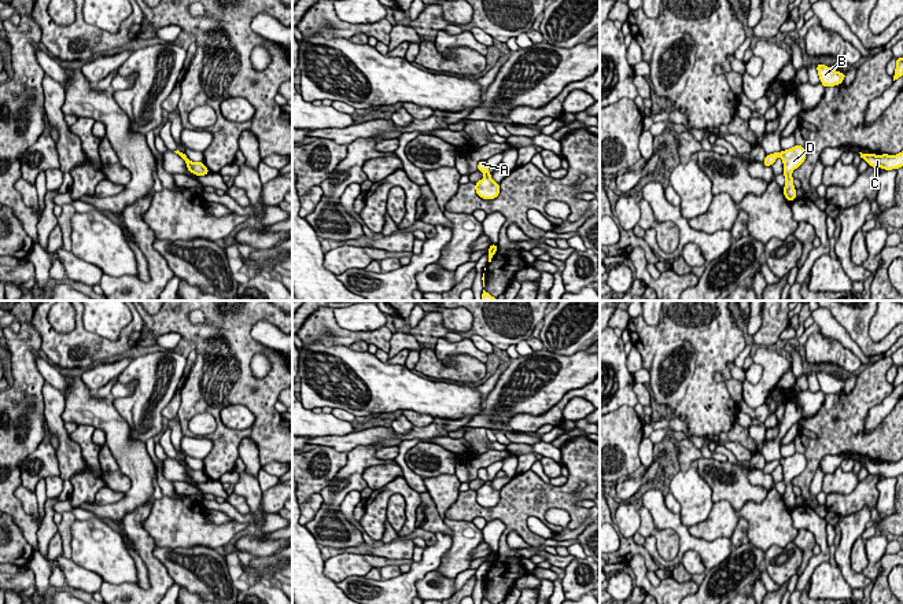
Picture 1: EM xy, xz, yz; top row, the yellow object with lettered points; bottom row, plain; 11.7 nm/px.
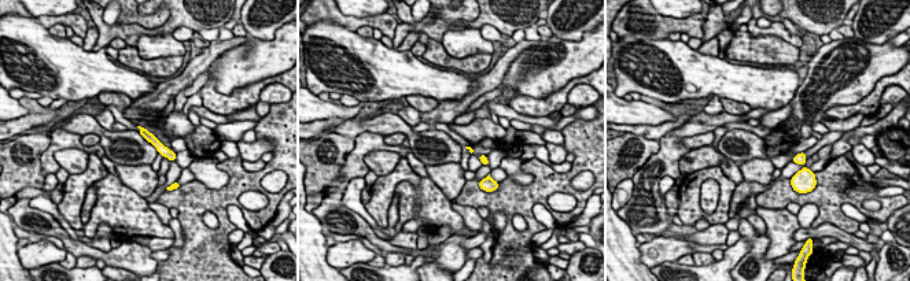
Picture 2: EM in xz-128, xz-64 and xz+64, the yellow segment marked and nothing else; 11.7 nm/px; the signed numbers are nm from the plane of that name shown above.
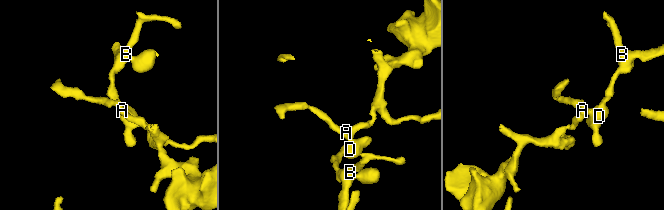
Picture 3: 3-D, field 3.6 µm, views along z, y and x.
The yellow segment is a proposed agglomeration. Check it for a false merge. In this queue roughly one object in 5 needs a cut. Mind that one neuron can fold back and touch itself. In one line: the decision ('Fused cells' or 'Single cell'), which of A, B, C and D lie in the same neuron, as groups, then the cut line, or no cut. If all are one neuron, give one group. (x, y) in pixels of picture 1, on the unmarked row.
Fused cells. Groups: A / B C D. Split along xz (487, 479), (485, 482)

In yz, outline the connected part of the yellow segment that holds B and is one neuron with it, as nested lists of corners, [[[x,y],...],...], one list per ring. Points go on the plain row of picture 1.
[[[817,372],[818,383],[821,391],[825,394],[836,394],[841,391],[845,386],[845,380],[836,379],[825,372]]]

